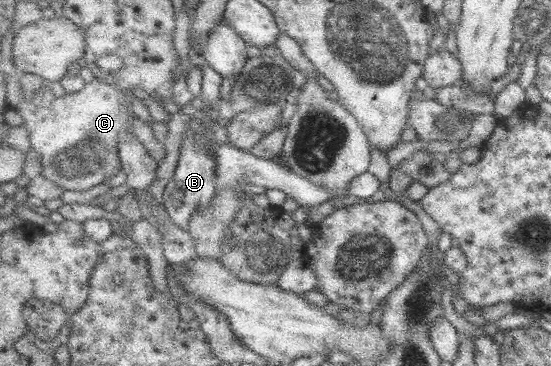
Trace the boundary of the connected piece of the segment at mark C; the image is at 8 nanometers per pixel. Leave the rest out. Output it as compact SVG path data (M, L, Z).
M93 80L90 83L86 84L85 89L83 91L75 92L75 93L66 93L64 96L59 96L55 98L55 101L49 107L41 107L35 104L33 101L23 102L19 111L17 113L20 114L22 119L24 120L23 125L30 131L31 139L32 139L32 149L39 152L41 156L44 156L42 160L43 169L42 175L51 181L56 181L59 185L63 185L64 189L69 191L85 191L87 189L91 189L96 185L101 185L103 183L103 179L105 177L112 177L113 175L117 175L117 171L122 169L122 161L120 157L120 147L121 143L125 143L127 139L131 139L131 137L135 137L135 135L130 133L131 124L129 122L133 120L134 116L129 117L130 104L129 99L127 99L127 94L121 92L117 87L113 87L105 82L101 82L100 80Z

